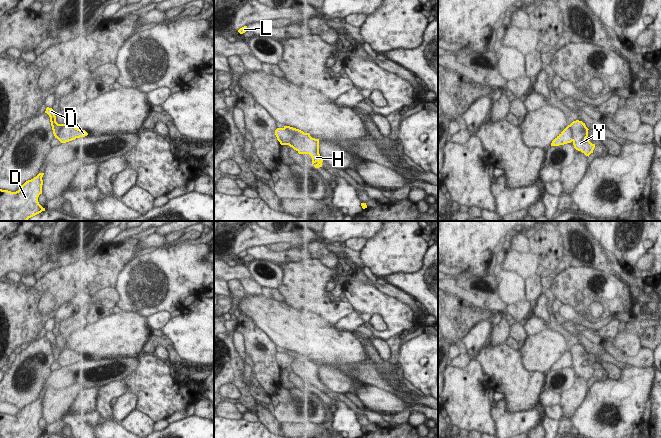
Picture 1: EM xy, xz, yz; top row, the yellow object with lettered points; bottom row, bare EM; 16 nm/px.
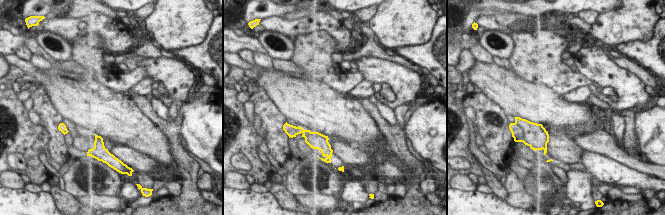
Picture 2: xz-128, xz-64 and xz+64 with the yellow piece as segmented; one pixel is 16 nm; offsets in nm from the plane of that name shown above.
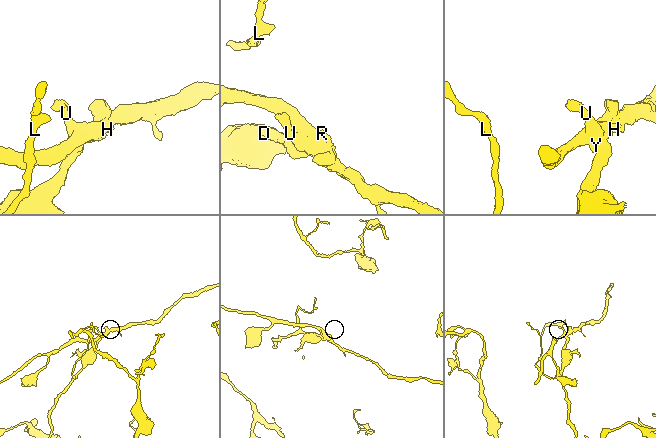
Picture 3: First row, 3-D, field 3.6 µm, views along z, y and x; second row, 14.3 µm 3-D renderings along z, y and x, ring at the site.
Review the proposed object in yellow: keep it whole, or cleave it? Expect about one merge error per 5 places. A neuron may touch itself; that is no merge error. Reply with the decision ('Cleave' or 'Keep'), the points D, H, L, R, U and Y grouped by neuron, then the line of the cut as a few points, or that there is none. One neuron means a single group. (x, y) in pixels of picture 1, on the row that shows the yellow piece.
Cleave. Groups: D L U Y / H R. Split along xz (284, 127), (292, 137), (289, 144).

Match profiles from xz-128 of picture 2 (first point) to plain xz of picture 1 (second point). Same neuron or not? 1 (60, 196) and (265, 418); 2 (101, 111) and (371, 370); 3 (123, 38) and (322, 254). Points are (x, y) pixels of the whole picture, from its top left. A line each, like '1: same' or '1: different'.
1: same
2: different
3: same

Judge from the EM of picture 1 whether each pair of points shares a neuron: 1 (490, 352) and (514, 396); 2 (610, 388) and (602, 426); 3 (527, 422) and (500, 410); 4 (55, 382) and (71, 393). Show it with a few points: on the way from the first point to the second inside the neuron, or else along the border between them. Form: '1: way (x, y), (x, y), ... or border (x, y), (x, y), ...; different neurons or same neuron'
1: way (500, 363), (514, 381), (514, 385); same neuron
2: way (610, 397), (598, 410), (597, 417); same neuron
3: way (520, 422), (512, 422), (507, 417); same neuron
4: border (85, 385), (71, 384), (61, 388), (47, 389); different neurons

